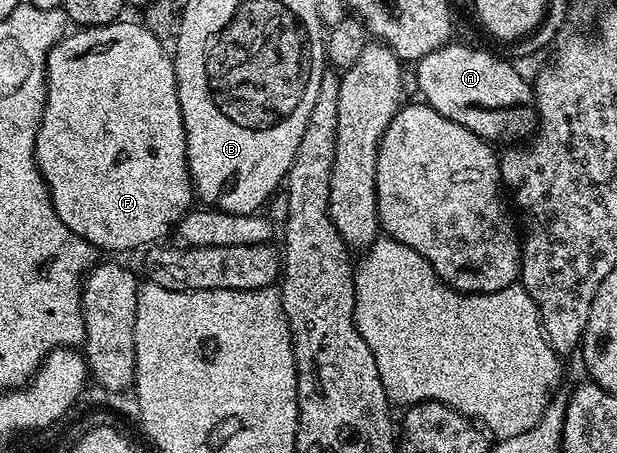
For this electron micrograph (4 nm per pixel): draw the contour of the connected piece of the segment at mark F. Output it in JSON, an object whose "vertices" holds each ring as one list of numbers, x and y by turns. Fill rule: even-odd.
{"vertices":[[116,21,114,23,106,23,100,27,84,27,82,29,72,30,59,40,59,44,52,51,47,53,47,104,43,107,43,120,39,123,39,131,35,135,35,164,39,167,39,172,43,175,43,180,47,183,47,192,51,194,51,204,55,207,57,217,61,217,61,221,73,233,77,233,85,241,89,241,100,252,103,251,131,251,134,247,140,249,146,248,148,245,155,245,160,242,159,239,167,230,174,228,179,220,192,210,193,203,193,184,191,182,191,174,187,168,187,142,185,141,185,129,183,128,183,118,181,117,181,105,177,97,177,81,175,79,175,65,172,56,163,48,164,44,157,38,152,31,147,30,142,22,123,23,124,21]]}

